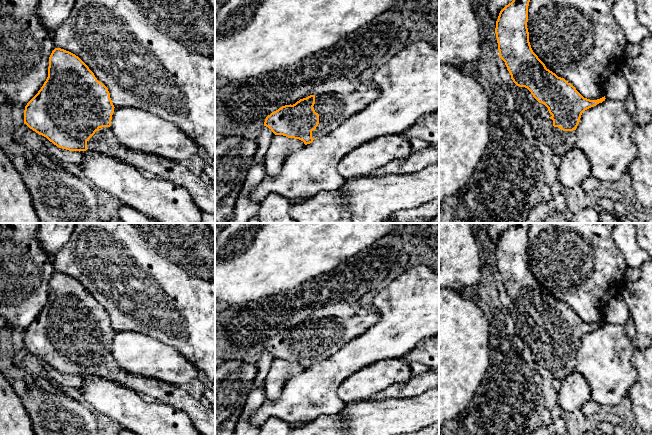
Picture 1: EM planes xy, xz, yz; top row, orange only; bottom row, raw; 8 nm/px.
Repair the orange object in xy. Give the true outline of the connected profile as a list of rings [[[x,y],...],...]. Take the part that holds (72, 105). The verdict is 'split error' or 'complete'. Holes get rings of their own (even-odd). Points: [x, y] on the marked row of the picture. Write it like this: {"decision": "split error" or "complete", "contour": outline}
{"decision": "split error", "contour": [[[55,48],[49,57],[48,77],[38,93],[27,103],[24,124],[69,151],[93,151],[106,154],[183,187],[202,212],[215,214],[215,186],[201,179],[180,162],[158,155],[128,150],[115,139],[111,130],[114,105],[108,88],[97,80],[89,67],[75,54]]]}

